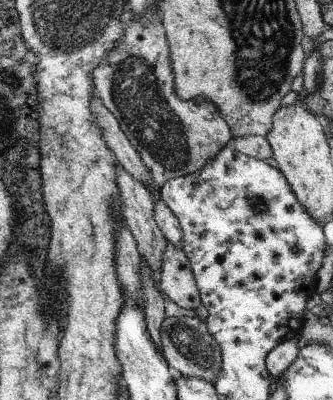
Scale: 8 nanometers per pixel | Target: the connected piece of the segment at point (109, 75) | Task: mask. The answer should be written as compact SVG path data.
M149 11L142 17L136 17L134 20L130 19L131 18L128 16L128 26L125 28L123 39L117 44L117 48L114 49L109 56L101 62L101 65L98 66L98 68L92 73L95 94L104 103L104 106L116 117L122 132L126 134L126 138L129 138L132 146L134 146L134 148L136 148L136 150L140 153L145 165L151 170L155 185L157 184L158 188L162 189L163 184L168 182L170 179L183 177L200 170L211 158L214 158L218 154L219 150L228 146L229 142L232 140L231 130L227 125L227 122L224 118L222 118L222 115L218 112L215 104L211 103L208 98L194 99L192 101L183 101L181 98L178 98L178 95L175 93L171 59L168 58L168 39L165 33L165 28L162 26L159 12Z

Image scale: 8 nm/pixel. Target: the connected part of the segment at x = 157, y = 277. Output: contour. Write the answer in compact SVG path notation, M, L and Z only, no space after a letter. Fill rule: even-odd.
M117 164L117 185L119 188L119 197L121 200L121 212L124 222L133 234L138 252L145 263L145 266L150 269L151 277L155 280L156 288L165 297L161 288L161 268L164 251L167 249L167 240L157 225L154 218L155 200L151 192L139 180L136 180L127 173L122 167Z

